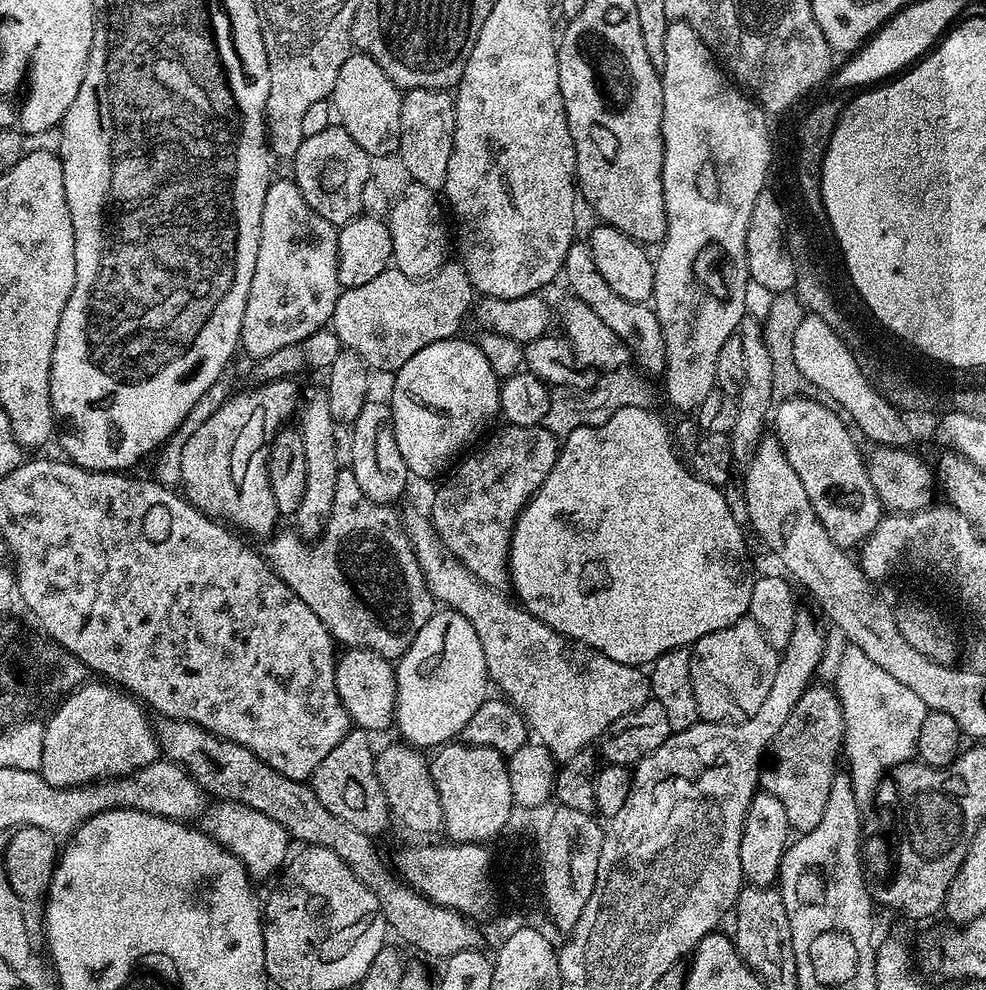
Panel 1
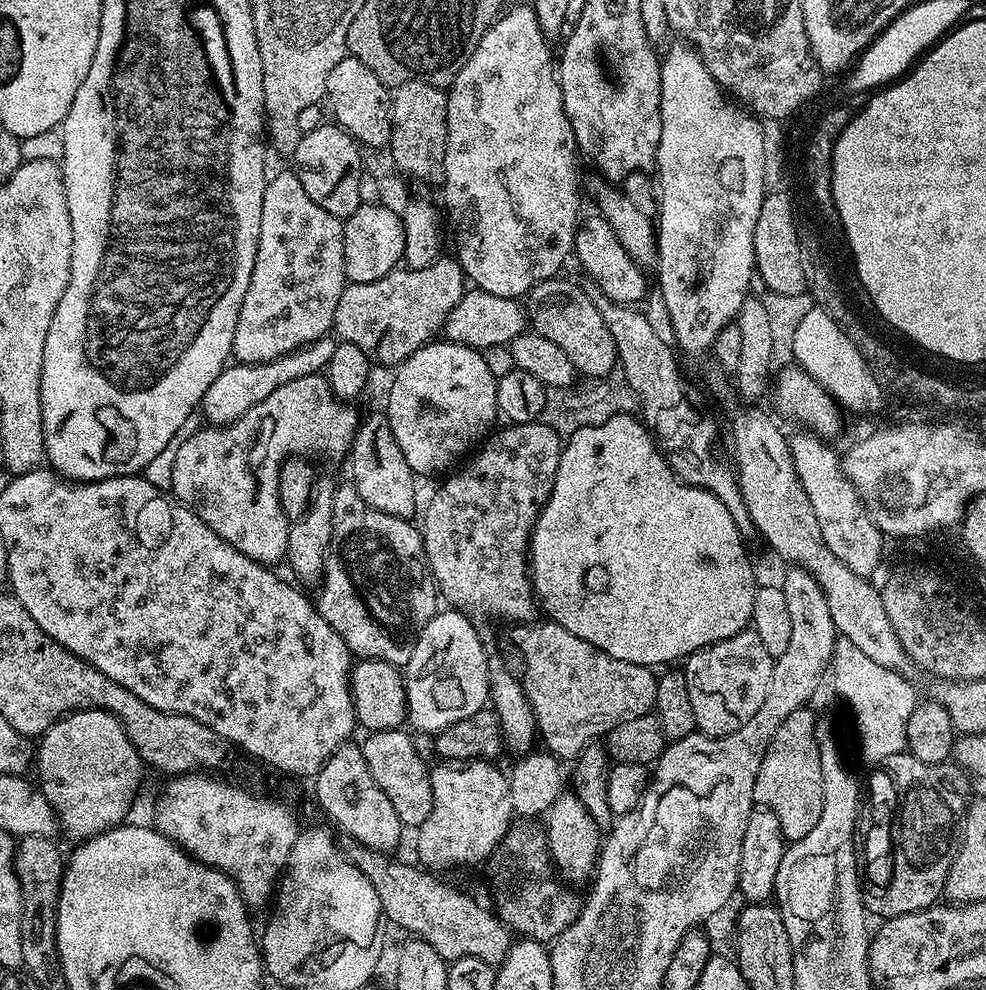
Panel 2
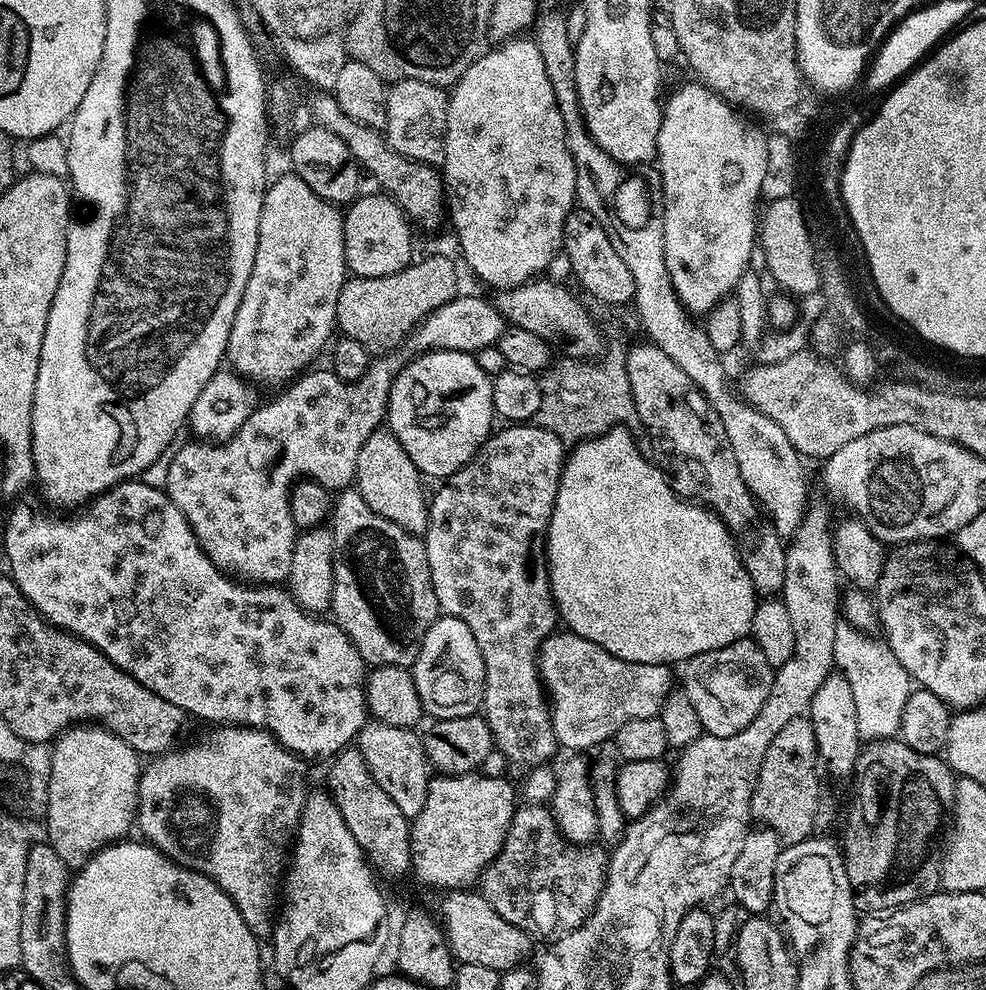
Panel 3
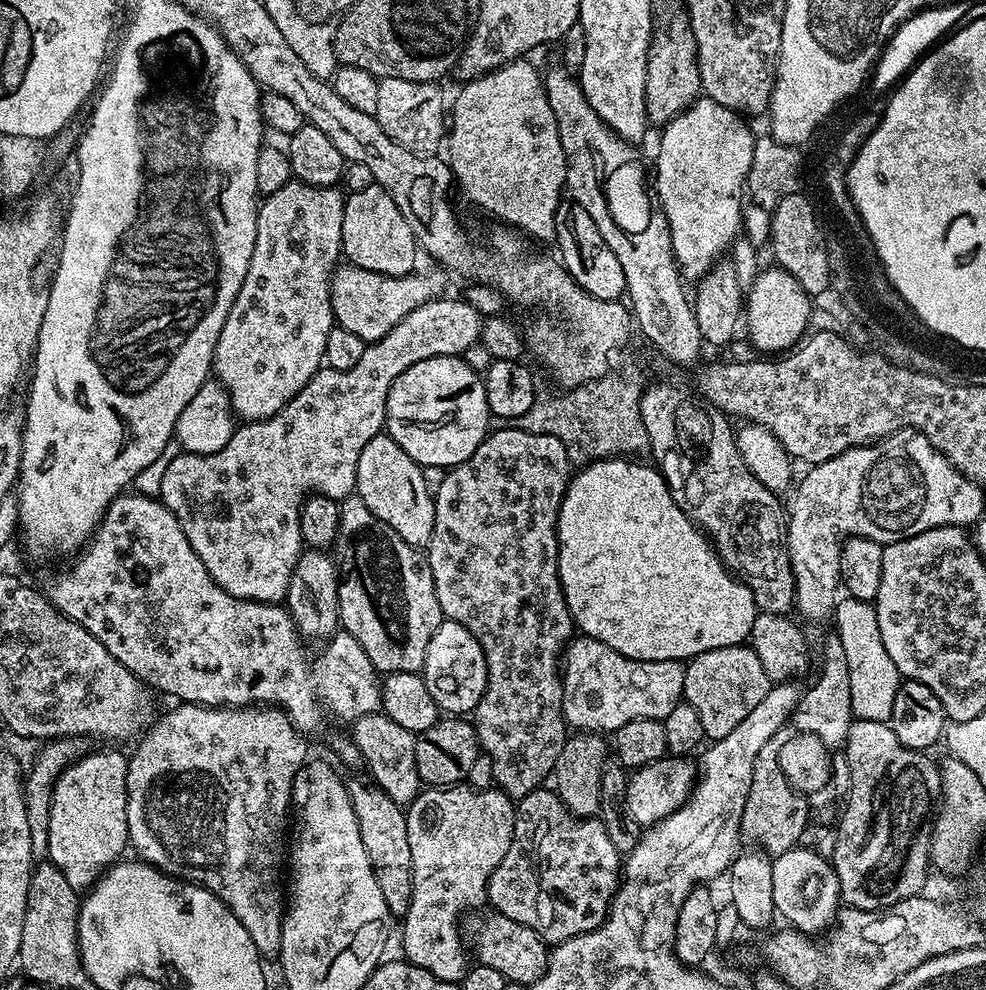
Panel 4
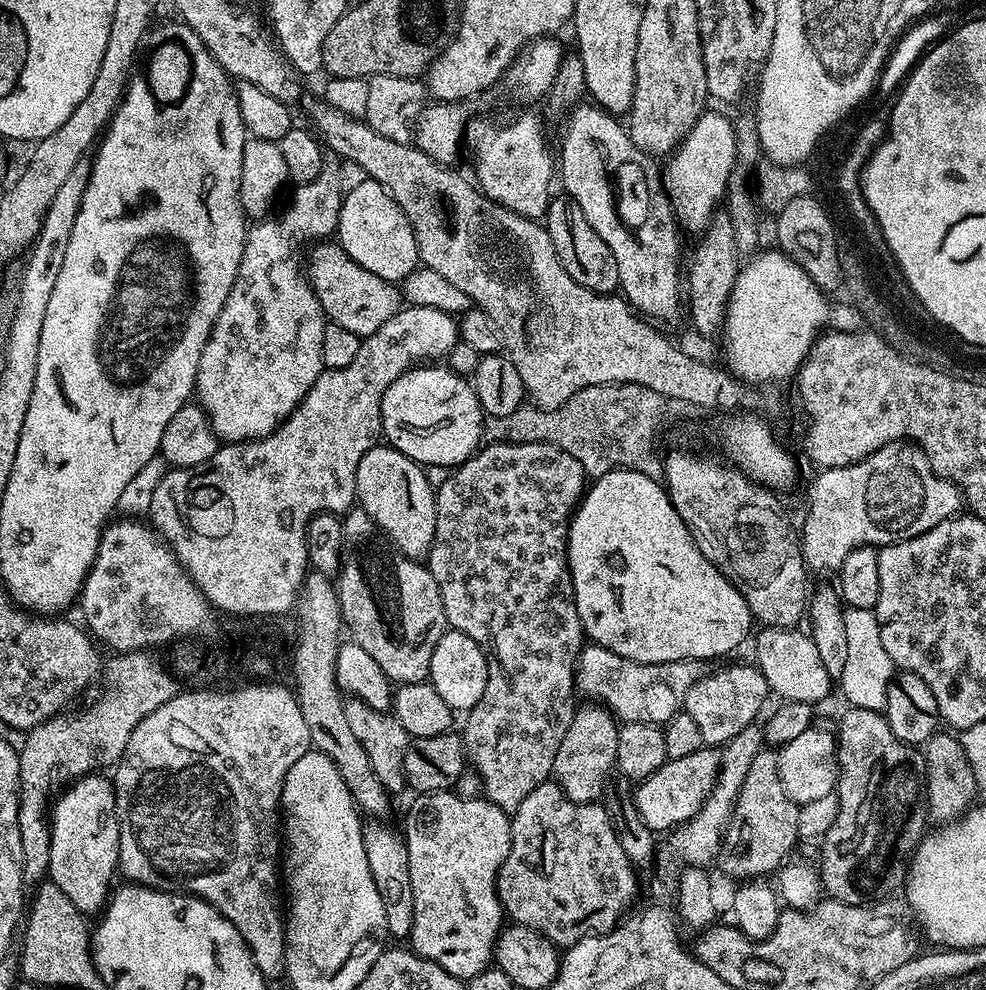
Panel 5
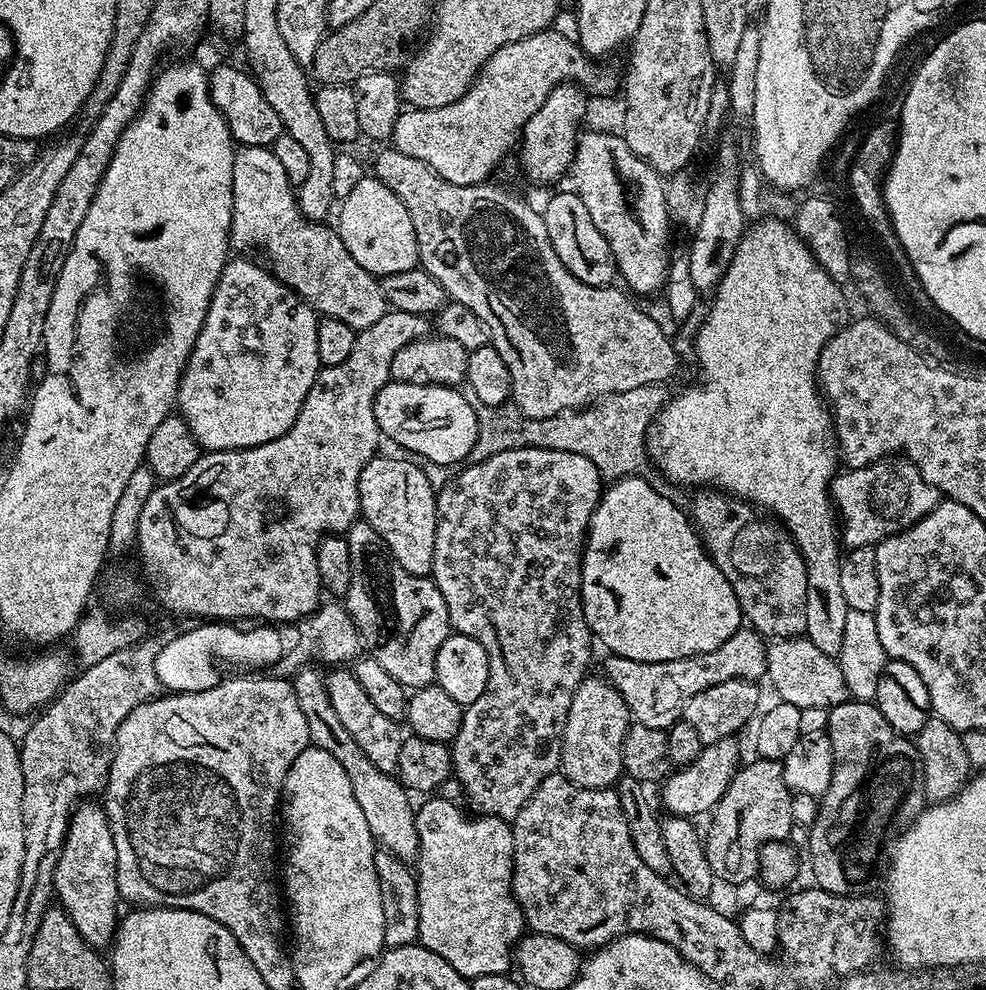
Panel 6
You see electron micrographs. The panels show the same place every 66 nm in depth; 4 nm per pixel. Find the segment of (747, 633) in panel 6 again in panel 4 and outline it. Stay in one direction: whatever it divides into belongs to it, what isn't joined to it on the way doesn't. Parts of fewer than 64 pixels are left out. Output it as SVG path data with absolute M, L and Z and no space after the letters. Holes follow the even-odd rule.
M580 634L564 649L562 675L564 678L564 697L562 710L564 722L569 729L597 734L614 734L626 722L635 720L664 720L674 706L684 700L684 669L682 660L635 660L610 650L606 642Z

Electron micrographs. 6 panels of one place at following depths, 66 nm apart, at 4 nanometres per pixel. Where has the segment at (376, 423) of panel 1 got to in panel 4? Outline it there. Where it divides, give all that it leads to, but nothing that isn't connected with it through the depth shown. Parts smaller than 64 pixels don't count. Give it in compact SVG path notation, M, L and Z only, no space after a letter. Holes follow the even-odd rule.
M381 434L370 438L362 454L358 454L355 495L360 496L390 530L410 542L410 546L423 549L427 545L434 530L434 492L426 482L424 469L413 462L410 454L406 454L391 436Z

